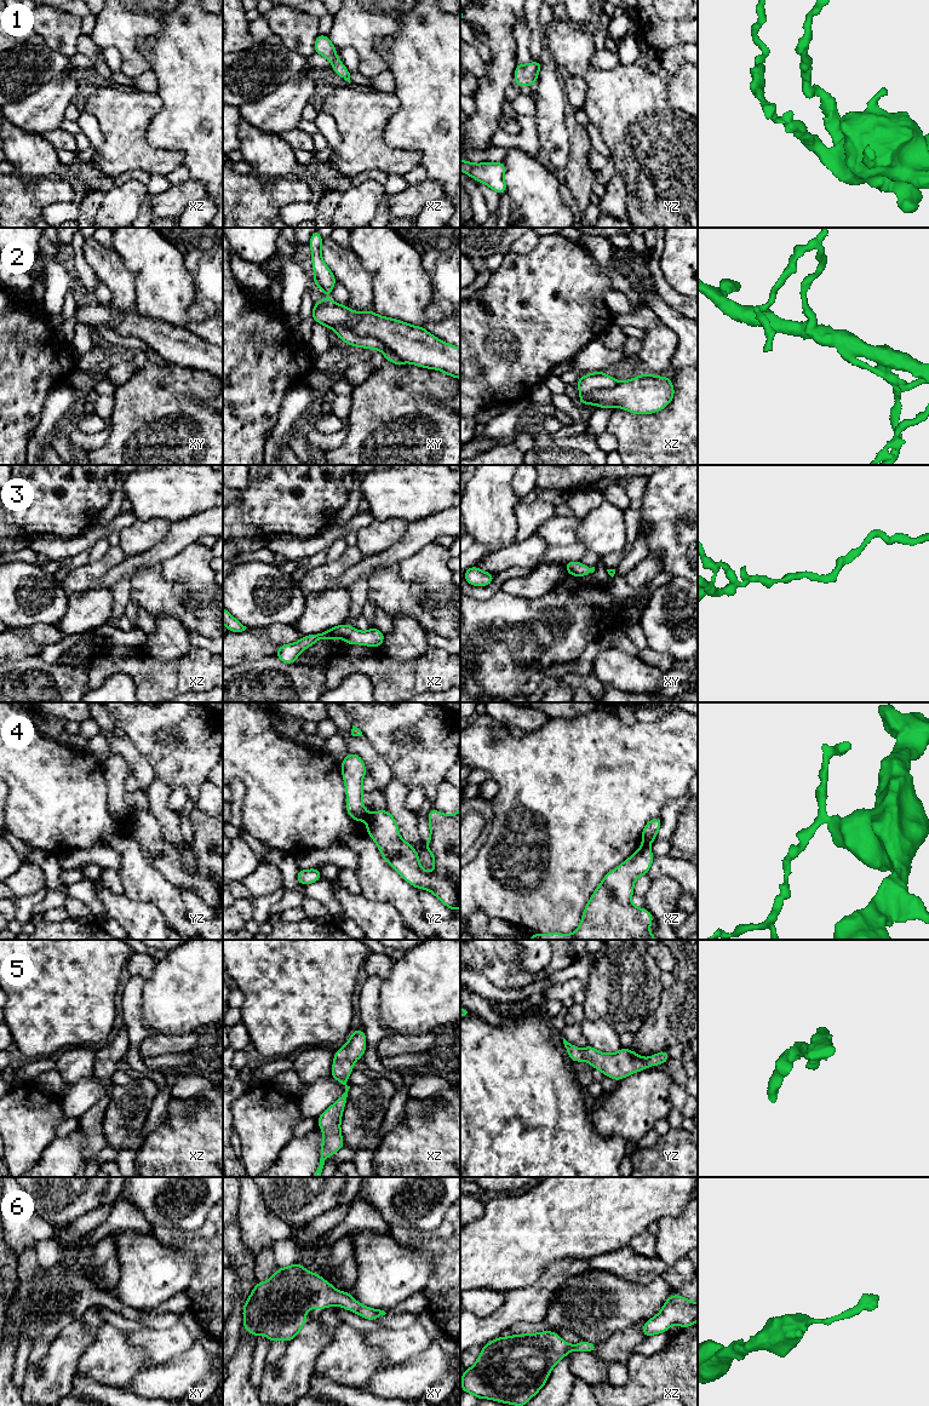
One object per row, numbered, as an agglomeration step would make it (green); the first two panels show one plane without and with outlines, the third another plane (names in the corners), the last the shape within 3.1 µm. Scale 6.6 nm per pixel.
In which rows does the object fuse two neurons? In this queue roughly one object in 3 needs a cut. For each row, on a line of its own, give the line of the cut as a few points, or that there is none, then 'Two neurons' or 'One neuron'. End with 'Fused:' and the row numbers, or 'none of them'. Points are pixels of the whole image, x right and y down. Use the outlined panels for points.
1: No split. One neuron
2: Split along xy (334, 328), (343, 327), (357, 334), (372, 336), (403, 360). Two neurons
3: No split. One neuron
4: Split along yz (368, 814), (365, 820). Two neurons
5: No split. One neuron
6: No split. One neuron
Fused: 2, 4

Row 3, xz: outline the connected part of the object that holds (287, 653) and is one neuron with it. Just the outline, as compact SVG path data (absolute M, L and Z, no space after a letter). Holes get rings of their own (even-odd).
M342 624L321 633L304 636L293 644L281 644L275 655L285 664L294 664L298 655L304 649L309 648L322 638L343 638L346 644L362 644L379 648L384 642L384 637L385 635L377 627L361 632L348 624Z

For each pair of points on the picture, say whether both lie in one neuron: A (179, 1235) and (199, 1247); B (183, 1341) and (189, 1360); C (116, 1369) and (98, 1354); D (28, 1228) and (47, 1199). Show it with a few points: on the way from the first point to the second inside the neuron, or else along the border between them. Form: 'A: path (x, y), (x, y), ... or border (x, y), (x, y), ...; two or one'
A: path (184, 1240), (194, 1243); one
B: border (196, 1341), (187, 1350), (160, 1363); two
C: path (112, 1364), (103, 1359); one
D: border (38, 1215), (56, 1229); two

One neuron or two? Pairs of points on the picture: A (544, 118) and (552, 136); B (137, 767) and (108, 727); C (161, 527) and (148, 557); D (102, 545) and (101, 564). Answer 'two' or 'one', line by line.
A: one
B: one
C: two
D: two

